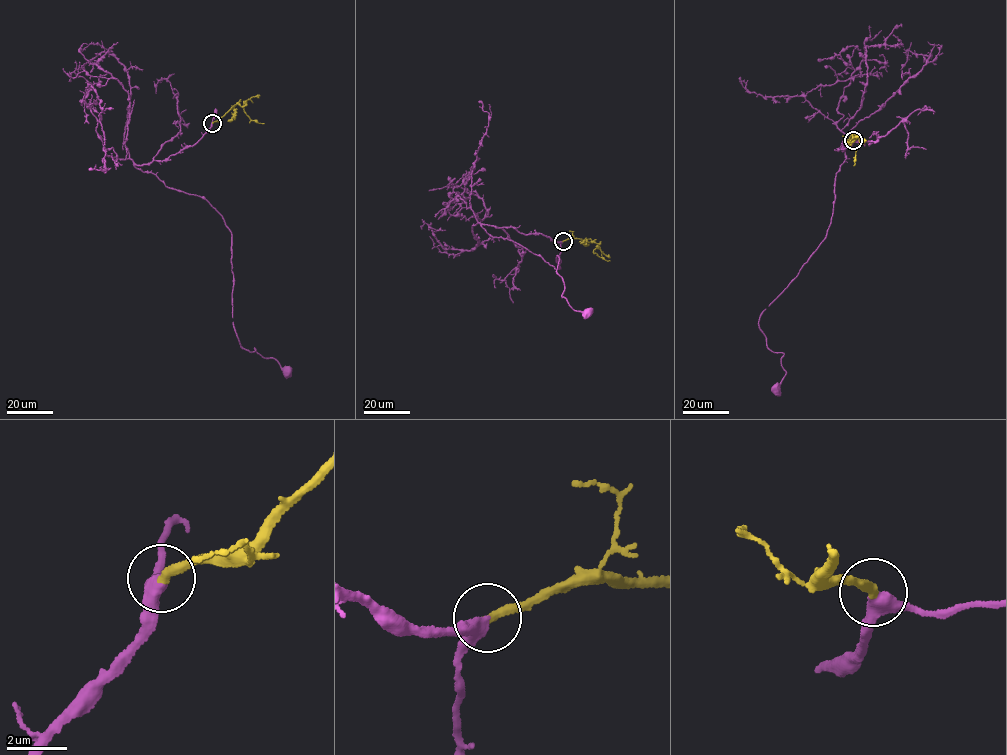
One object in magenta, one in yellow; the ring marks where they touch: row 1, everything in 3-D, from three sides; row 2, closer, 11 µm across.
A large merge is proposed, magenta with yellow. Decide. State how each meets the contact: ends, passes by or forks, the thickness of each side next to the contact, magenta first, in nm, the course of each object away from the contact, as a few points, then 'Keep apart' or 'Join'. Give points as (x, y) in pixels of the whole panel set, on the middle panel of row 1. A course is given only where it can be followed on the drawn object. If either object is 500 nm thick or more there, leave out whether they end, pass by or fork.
At the ring magenta passes by. At the ring yellow ends. Thickness 400 nm (magenta) against 320 nm. Course of magenta: (563, 241), (481, 225), (493, 237), (523, 246), (556, 269), (557, 255), (562, 297), (574, 310), (587, 312). Course of yellow: (563, 241), (578, 238), (596, 242), (598, 245), (593, 252), (610, 261). Join

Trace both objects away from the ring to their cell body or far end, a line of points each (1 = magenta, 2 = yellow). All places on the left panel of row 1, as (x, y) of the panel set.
1: (212, 123), (191, 146), (135, 166), (222, 216), (240, 346), (287, 372)
2: (212, 122), (236, 104), (243, 106), (244, 102), (243, 109), (249, 117), (264, 123)

